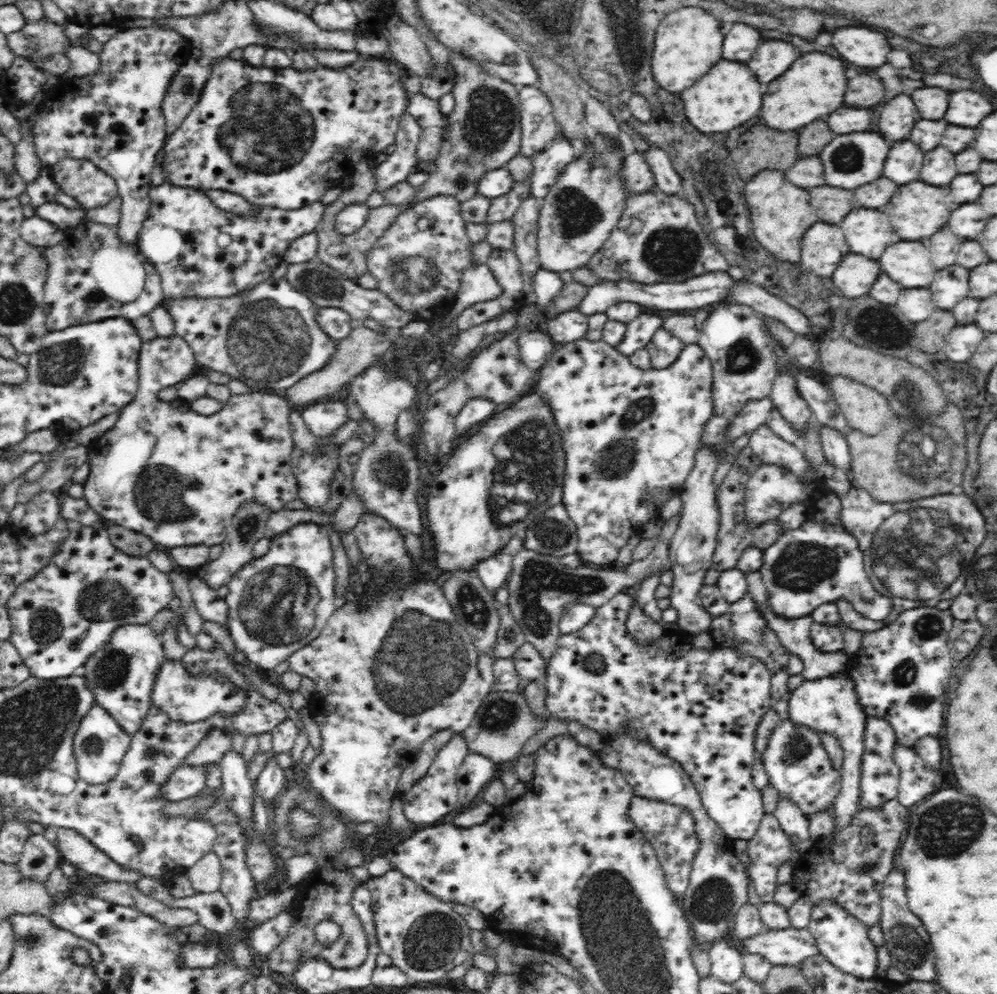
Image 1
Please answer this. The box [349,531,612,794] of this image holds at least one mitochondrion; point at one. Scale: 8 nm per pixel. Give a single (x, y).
(410, 687)

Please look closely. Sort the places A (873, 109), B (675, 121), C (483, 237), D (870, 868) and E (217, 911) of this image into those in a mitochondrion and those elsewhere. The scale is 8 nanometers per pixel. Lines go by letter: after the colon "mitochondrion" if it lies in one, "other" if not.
A: other
B: other
C: other
D: mitochondrion
E: other

